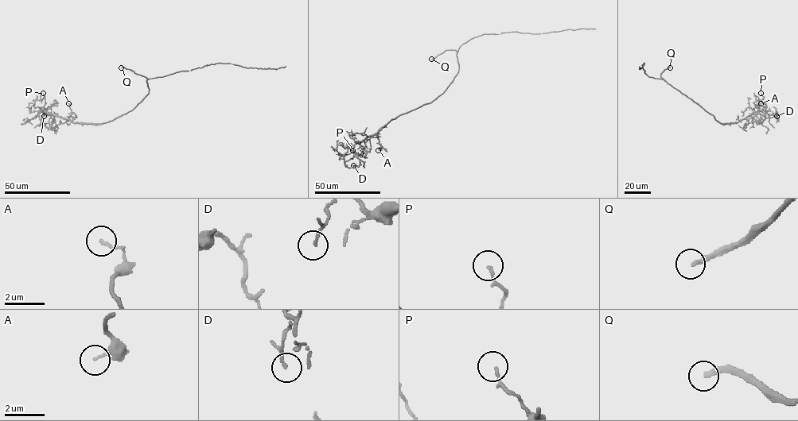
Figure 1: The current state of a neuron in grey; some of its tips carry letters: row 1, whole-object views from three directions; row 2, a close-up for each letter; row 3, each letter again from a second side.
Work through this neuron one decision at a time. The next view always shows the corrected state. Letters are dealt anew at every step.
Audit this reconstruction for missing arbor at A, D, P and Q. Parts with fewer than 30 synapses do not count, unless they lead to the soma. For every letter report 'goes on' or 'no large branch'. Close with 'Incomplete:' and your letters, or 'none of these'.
A: no large branch
D: no large branch
P: no large branch
Q: goes on
Incomplete: Q

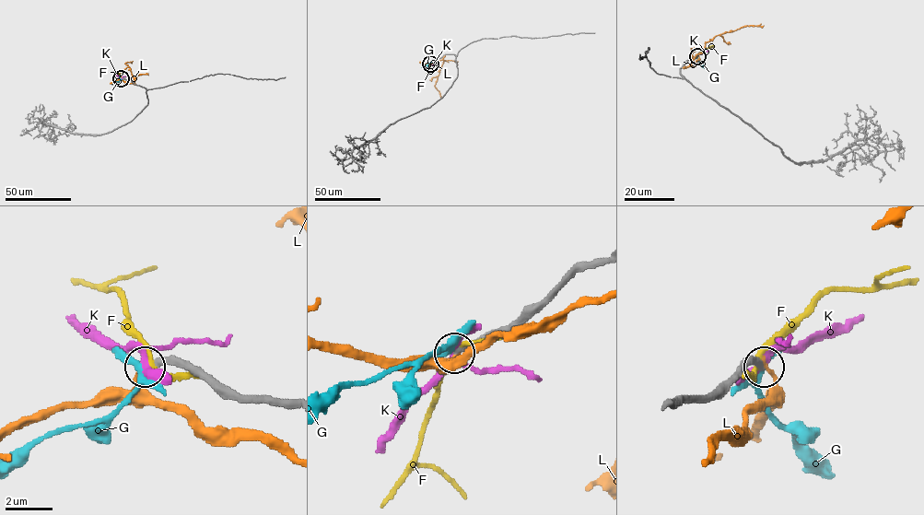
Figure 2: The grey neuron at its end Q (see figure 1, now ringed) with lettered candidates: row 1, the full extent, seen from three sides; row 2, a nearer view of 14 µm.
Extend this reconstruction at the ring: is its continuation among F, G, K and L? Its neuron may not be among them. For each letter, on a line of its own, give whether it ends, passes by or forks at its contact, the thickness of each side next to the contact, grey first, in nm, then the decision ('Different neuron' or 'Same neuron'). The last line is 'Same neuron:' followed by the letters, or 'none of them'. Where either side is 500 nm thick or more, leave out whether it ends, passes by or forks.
F: It passes by. Thickness 320 nm (grey) against 200 nm. Different neuron
G: It forks there. Thickness 260 nm (grey) against 240 nm. Different neuron
K: It forks there. Thickness 300 nm (grey) against 240 nm. Different neuron
L: It ends there. Thickness 280 nm (grey) against 170 nm. Different neuron
Same neuron: none of them

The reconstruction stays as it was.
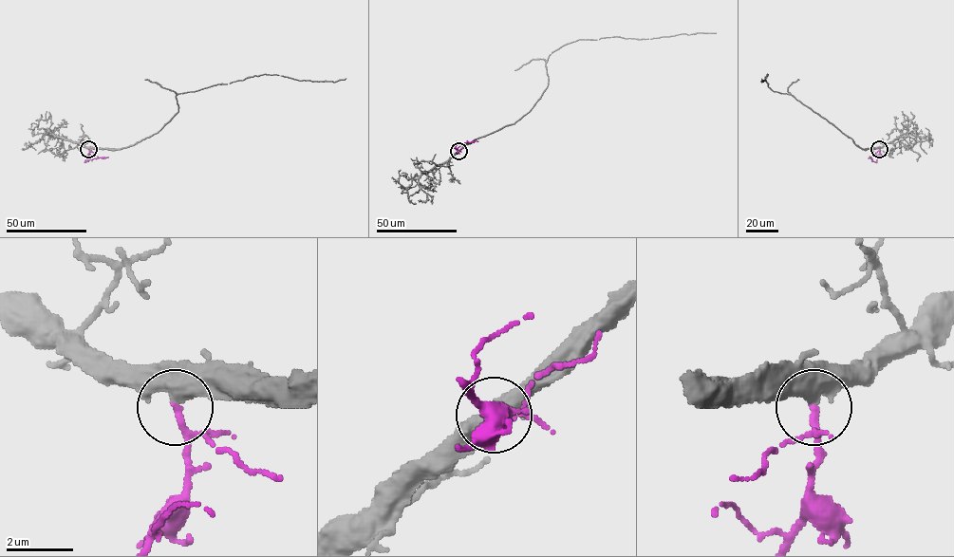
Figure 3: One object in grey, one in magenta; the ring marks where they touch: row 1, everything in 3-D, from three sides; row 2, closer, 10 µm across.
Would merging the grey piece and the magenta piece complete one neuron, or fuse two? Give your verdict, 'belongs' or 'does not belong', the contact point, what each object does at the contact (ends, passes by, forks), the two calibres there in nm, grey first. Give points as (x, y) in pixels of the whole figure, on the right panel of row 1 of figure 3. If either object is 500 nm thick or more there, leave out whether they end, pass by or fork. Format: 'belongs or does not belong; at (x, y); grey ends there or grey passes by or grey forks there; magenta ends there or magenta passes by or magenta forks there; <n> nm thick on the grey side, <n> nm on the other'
belongs; at (879, 149); grey passes by; magenta passes by; 460 nm thick on the grey side, 150 nm on the other

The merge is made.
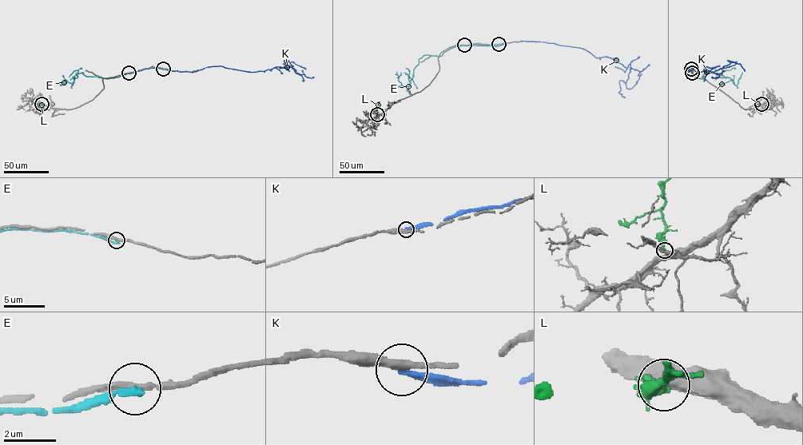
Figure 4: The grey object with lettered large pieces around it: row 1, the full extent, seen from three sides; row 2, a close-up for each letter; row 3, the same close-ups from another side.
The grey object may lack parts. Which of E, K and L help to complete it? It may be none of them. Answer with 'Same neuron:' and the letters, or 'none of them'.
Same neuron: L

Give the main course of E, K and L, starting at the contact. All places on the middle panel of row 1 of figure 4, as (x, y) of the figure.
E: (498, 44), (460, 45), (439, 56), (424, 55), (419, 59), (409, 86), (403, 86), (398, 80), (401, 72)
K: (464, 45), (546, 41), (582, 48), (626, 67), (630, 63), (626, 81), (619, 82), (619, 93), (625, 97)
L: (377, 114), (379, 101)

